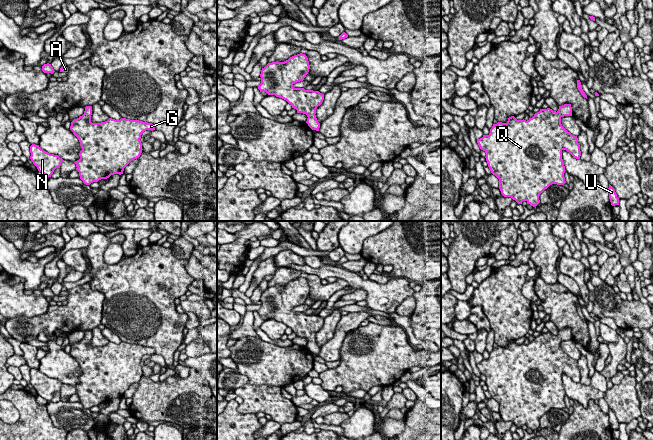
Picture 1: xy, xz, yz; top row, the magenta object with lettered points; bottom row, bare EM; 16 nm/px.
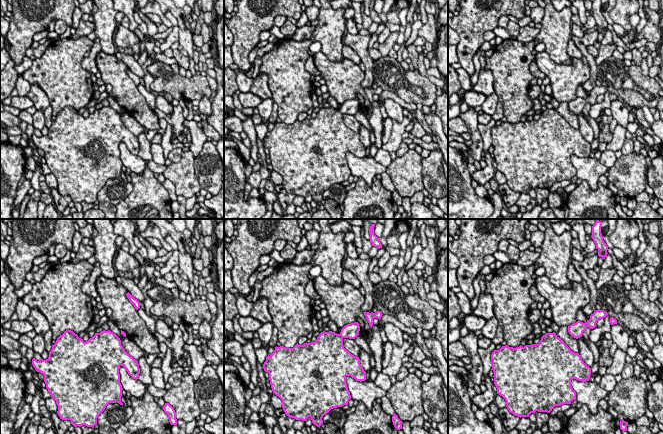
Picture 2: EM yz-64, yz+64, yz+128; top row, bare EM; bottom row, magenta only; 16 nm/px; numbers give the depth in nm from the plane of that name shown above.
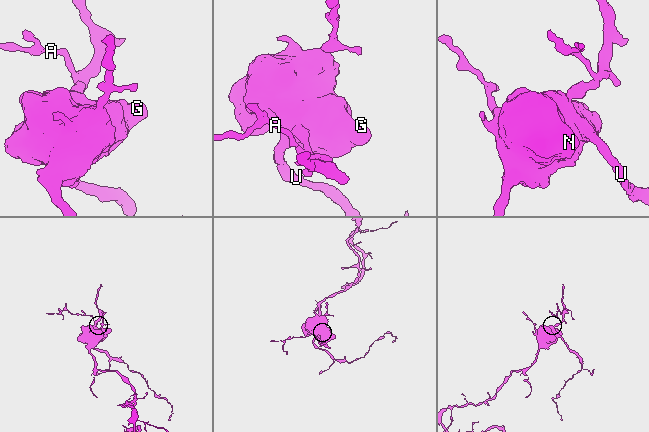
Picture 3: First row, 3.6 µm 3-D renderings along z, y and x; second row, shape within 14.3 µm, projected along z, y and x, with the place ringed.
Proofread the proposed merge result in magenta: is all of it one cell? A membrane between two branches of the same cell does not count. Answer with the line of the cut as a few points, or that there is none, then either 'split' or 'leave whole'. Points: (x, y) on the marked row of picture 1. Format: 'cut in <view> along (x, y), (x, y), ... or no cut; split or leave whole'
no cut; leave whole

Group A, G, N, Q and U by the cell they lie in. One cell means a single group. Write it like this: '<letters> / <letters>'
A G N Q U

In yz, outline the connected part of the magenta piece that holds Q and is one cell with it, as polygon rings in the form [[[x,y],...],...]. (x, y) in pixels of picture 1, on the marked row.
[[[571,104],[559,106],[557,112],[550,108],[540,109],[527,121],[517,120],[511,116],[506,123],[493,124],[488,135],[477,139],[480,149],[486,153],[485,158],[491,173],[499,179],[499,189],[504,197],[511,197],[518,204],[526,201],[527,204],[535,207],[540,203],[540,194],[550,185],[564,185],[566,183],[562,151],[566,150],[576,159],[580,159],[581,151],[577,136],[572,135],[561,124],[561,118],[564,116],[572,116]]]

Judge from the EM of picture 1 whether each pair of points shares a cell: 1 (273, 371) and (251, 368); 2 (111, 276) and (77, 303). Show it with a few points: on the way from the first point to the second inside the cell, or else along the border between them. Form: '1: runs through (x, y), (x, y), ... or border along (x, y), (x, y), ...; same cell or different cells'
1: runs through (268, 368), (256, 368); same cell
2: border along (88, 283), (92, 289), (104, 295), (102, 311); different cells

